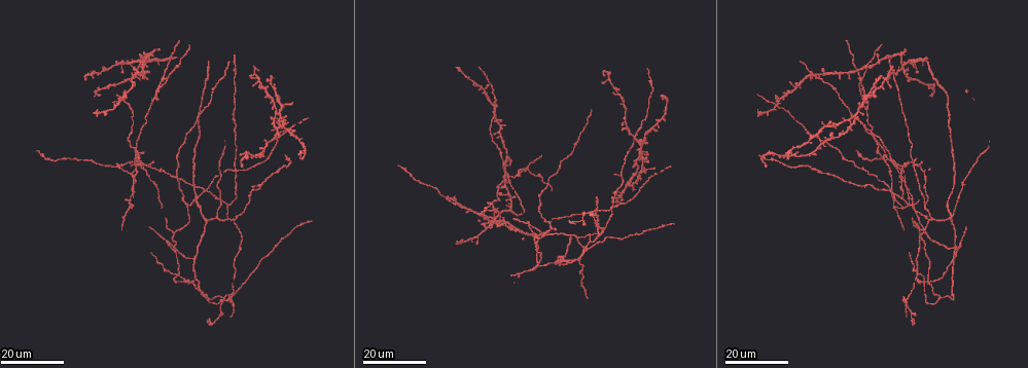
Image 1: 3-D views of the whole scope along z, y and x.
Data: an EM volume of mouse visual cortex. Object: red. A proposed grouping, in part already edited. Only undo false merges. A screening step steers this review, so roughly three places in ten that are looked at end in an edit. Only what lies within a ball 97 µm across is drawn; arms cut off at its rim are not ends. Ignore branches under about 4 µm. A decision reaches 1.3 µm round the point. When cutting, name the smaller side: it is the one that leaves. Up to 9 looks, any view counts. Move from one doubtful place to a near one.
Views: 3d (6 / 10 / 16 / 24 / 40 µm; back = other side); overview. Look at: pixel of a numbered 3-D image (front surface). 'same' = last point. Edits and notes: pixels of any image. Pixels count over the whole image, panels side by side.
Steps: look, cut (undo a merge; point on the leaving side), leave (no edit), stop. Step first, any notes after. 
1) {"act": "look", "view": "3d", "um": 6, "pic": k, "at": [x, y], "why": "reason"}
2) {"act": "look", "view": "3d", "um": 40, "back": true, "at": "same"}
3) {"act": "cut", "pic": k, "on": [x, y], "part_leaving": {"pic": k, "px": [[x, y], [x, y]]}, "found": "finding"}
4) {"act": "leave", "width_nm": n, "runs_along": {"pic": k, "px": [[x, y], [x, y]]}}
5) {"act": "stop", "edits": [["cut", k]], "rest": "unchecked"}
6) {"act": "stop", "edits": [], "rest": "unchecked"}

{"act": "look", "view": "3d", "um": 24, "pic": 1, "at": [856, 111], "why": "four or more arms meet"}

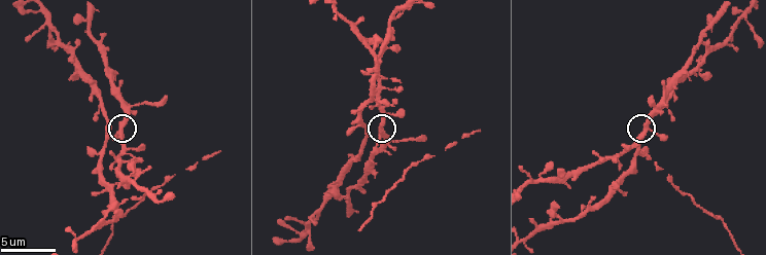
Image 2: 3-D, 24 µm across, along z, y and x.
{"act": "look", "view": "3d", "um": 6, "pic": 2, "at": [646, 123]}

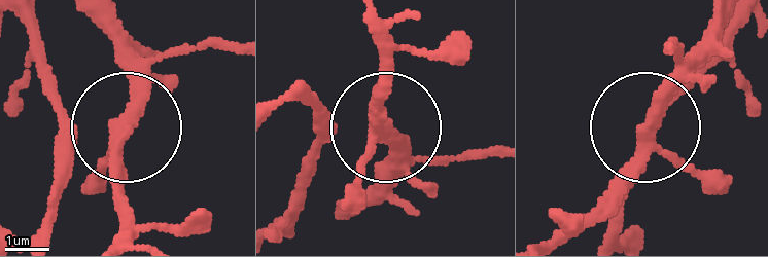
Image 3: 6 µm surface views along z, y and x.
{"act": "leave", "runs_along": {"pic": 3, "px": [[562, 239], [651, 117], [713, 54]]}, "found": "one neuron here"}

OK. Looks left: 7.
{"act": "look", "view": "3d", "um": 24, "pic": 1, "at": [176, 232], "why": "a fork"}

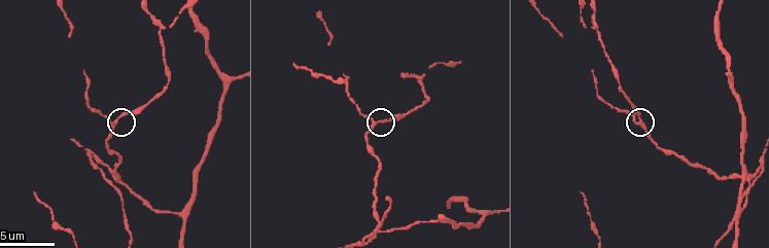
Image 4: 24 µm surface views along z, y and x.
{"act": "look", "view": "3d", "um": 10, "pic": 4, "at": [113, 121], "why": "zoom in"}

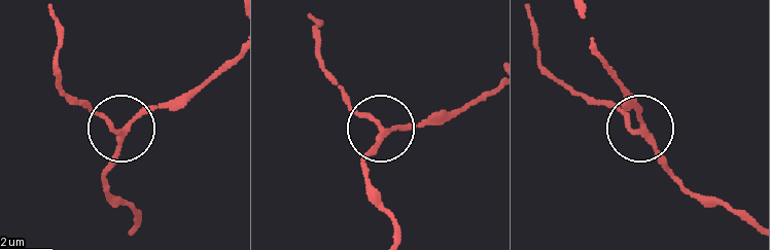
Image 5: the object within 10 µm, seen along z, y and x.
{"act": "leave", "width_nm": 170, "found": "one neuron here"}

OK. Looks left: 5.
{"act": "look", "view": "3d", "um": 10, "pic": 4, "at": [178, 214], "why": "a fork"}

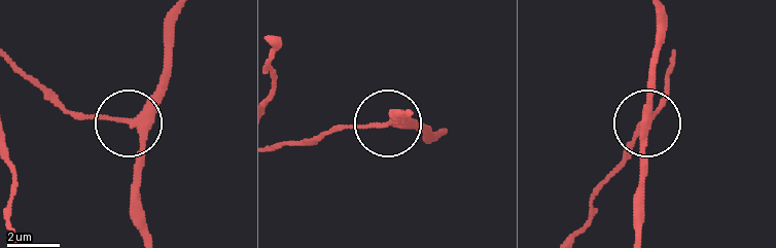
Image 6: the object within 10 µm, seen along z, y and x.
{"act": "look", "view": "3d", "um": 6, "pic": 6, "at": [128, 124]}

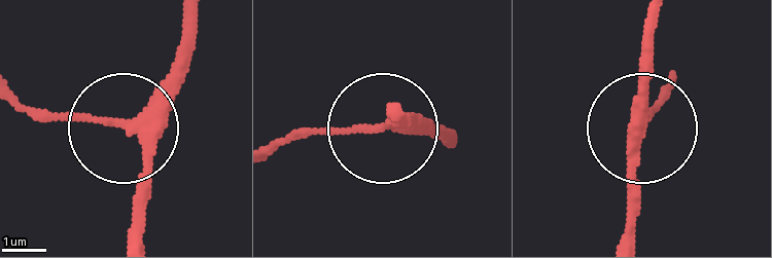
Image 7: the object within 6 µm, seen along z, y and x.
{"act": "leave", "arms": 3, "runs_along": {"pic": 7, "px": [[653, 23], [631, 233]]}, "found": "continuous, no second neuron"}

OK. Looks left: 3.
{"act": "look", "view": "3d", "um": 24, "pic": 1, "at": [230, 302], "why": "three arms meet"}

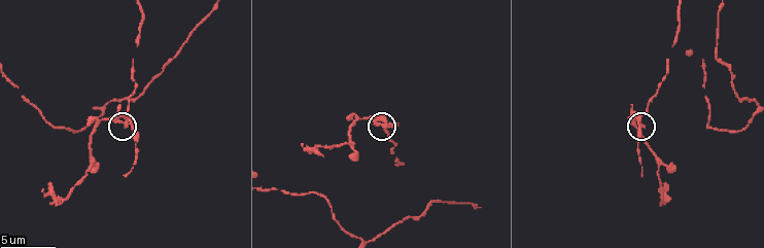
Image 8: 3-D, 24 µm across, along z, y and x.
{"act": "look", "view": "3d", "um": 6, "pic": 8, "at": [127, 123]}

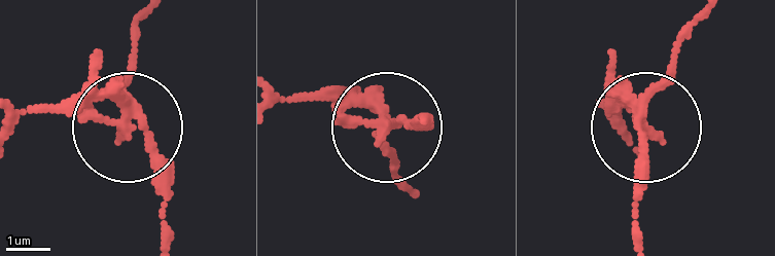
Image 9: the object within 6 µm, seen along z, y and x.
{"act": "cut", "pic": 9, "on": [96, 67], "arms": 3, "part_leaving": {"pic": 9, "px": [[122, 119], [37, 108], [19, 119]]}, "found": "a second neuron is stuck on"}

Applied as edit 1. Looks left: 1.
{"act": "stop", "edits": [["cut", 9]], "rest": "unchecked"}

